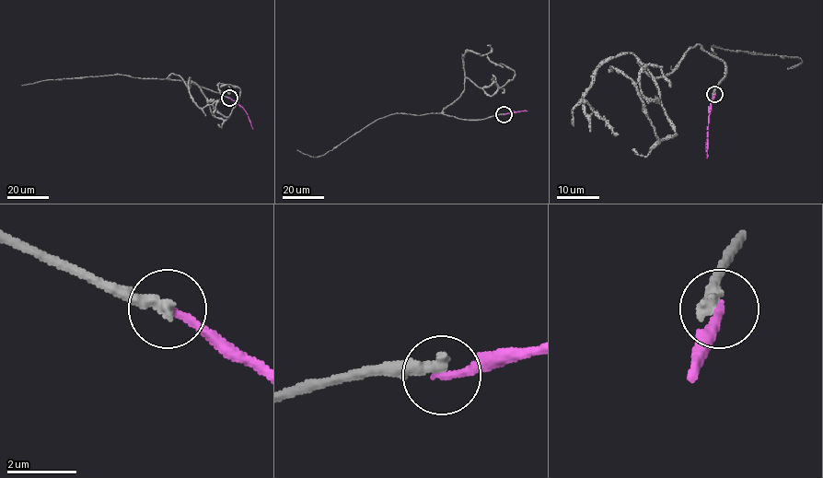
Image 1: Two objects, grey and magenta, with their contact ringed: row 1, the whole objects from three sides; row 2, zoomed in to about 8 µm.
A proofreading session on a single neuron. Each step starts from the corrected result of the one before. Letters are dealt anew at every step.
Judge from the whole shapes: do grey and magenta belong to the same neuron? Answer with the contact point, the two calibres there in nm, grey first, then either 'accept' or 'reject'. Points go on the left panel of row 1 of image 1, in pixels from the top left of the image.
place (229, 98); calibres 400 and 220 nm; reject

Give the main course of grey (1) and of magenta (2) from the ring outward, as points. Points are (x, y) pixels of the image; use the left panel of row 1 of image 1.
1: (229, 98), (168, 77), (178, 75), (190, 89), (193, 82), (215, 116), (226, 120), (240, 90), (220, 87)
2: (229, 98), (242, 108), (253, 129)

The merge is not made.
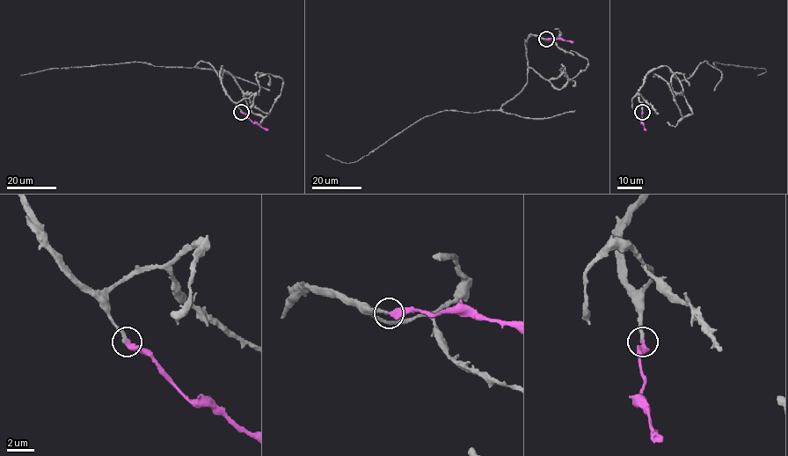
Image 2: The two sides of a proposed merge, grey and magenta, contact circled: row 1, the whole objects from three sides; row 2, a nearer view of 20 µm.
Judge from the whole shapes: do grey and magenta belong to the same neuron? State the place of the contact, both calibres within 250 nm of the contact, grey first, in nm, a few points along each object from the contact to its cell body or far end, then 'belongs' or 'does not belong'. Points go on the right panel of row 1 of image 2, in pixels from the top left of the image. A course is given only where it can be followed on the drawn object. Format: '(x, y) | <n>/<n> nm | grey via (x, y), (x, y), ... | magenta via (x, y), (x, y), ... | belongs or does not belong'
(642, 112) | 240/420 nm | grey via (642, 111), (644, 78), (666, 65), (678, 79), (706, 61), (766, 70), (757, 75) | magenta via (642, 112), (645, 130) | belongs

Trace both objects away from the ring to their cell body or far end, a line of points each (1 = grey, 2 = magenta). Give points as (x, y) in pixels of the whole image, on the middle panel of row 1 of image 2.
1: (547, 39), (532, 35), (526, 40), (527, 83), (499, 110), (426, 116), (356, 161), (325, 154)
2: (547, 39), (573, 42)

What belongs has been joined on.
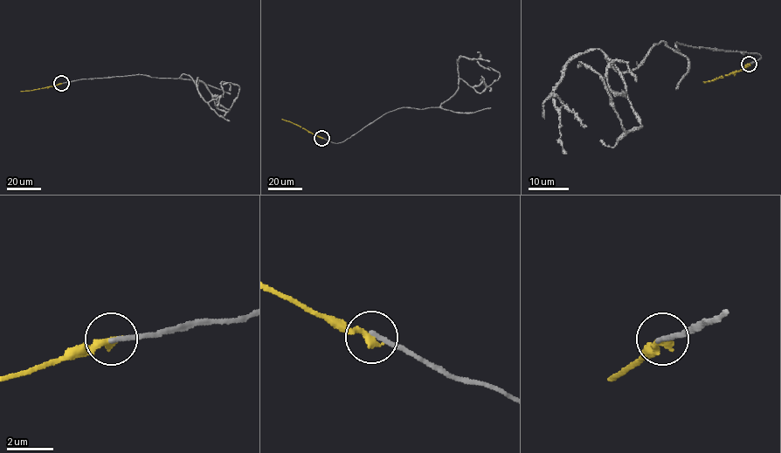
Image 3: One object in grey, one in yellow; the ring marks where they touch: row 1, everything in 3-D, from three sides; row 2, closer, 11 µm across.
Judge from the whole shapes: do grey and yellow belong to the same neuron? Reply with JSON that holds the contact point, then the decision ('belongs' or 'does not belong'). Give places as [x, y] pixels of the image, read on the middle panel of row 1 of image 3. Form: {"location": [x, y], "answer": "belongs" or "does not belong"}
{"location": [321, 138], "answer": "does not belong"}

